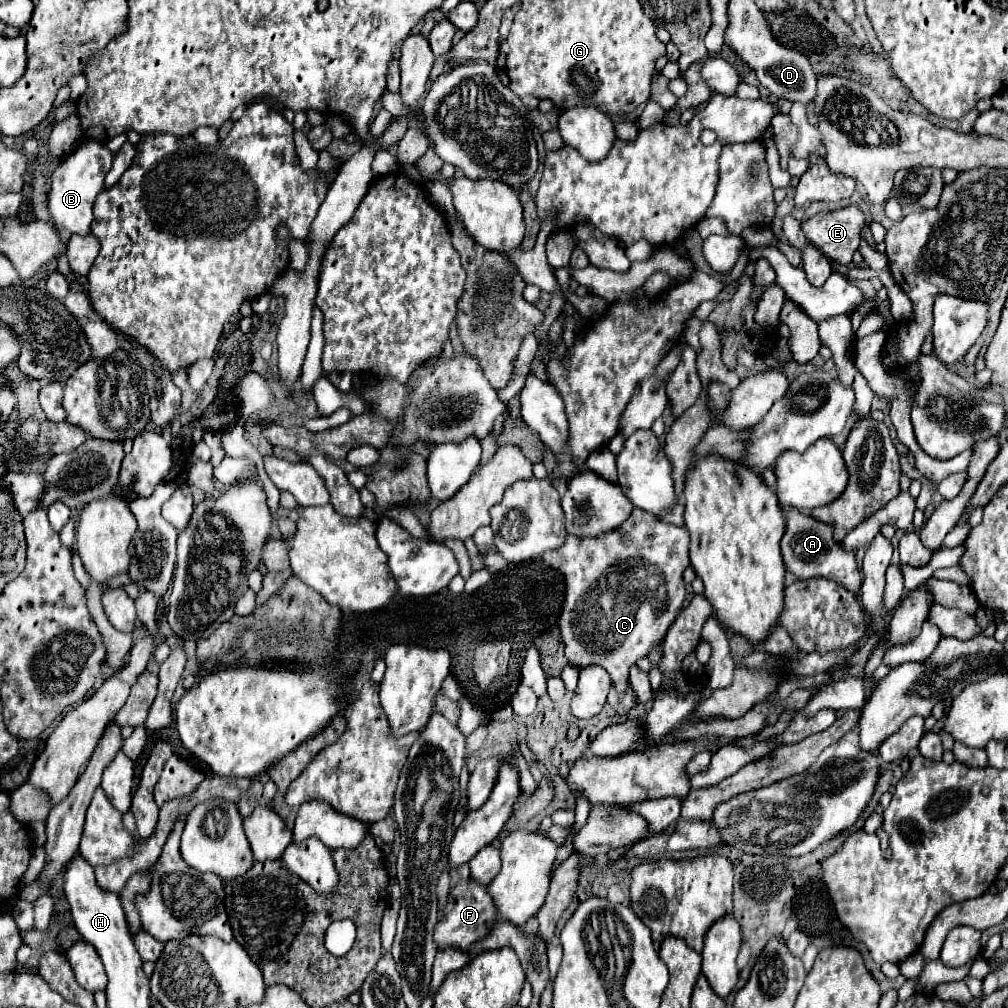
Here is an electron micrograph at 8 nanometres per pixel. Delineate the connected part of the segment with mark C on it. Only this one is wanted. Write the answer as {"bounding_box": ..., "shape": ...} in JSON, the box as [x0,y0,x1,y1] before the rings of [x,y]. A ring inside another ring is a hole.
{"bounding_box":[543,509,691,695],"shape":[[[635,509],[629,519],[613,529],[613,533],[601,533],[601,537],[565,537],[559,549],[543,555],[545,565],[557,569],[565,583],[565,601],[557,625],[565,643],[565,657],[573,667],[603,667],[613,679],[619,695],[629,689],[629,669],[637,665],[641,657],[647,657],[657,647],[679,615],[685,601],[683,571],[691,565],[689,561],[689,531]]]}

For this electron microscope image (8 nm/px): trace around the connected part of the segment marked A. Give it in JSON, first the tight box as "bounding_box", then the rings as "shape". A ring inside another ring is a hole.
{"bounding_box":[781,509,861,591],"shape":[[[797,509],[789,511],[787,517],[787,531],[781,539],[781,551],[785,557],[785,565],[791,573],[797,575],[797,579],[805,581],[811,577],[827,577],[839,585],[845,585],[851,591],[861,589],[861,573],[857,569],[853,551],[845,551],[839,543],[833,541],[833,529],[831,525],[823,525],[817,519],[813,519],[807,513],[801,513]]]}

